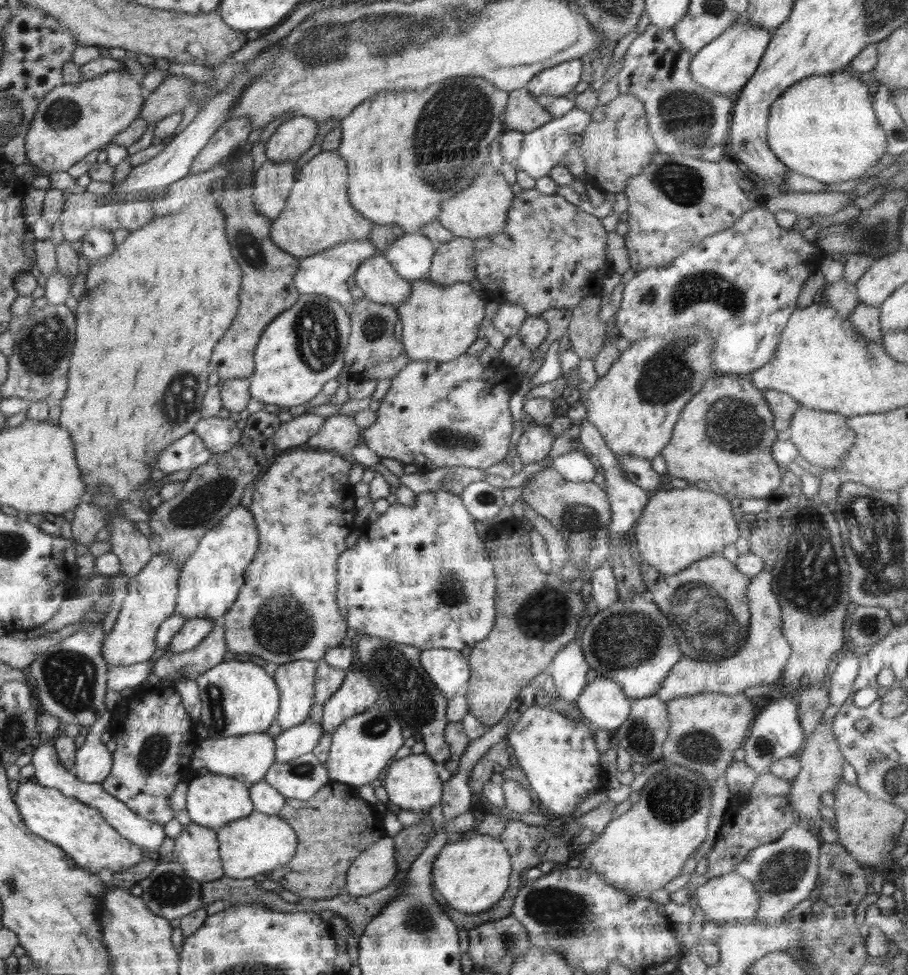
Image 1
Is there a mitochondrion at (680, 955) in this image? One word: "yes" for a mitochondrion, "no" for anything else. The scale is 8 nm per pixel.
no

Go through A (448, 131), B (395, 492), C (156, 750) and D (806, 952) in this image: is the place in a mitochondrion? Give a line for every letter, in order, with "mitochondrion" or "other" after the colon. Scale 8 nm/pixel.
A: mitochondrion
B: other
C: mitochondrion
D: mitochondrion

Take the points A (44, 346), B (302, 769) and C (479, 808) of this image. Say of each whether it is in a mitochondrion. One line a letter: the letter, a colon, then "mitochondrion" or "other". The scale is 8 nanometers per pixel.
A: mitochondrion
B: mitochondrion
C: other

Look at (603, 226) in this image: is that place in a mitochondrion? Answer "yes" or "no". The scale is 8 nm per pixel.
no

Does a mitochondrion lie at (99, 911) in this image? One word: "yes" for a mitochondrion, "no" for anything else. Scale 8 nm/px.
no

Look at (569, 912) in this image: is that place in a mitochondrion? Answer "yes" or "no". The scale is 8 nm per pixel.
yes

